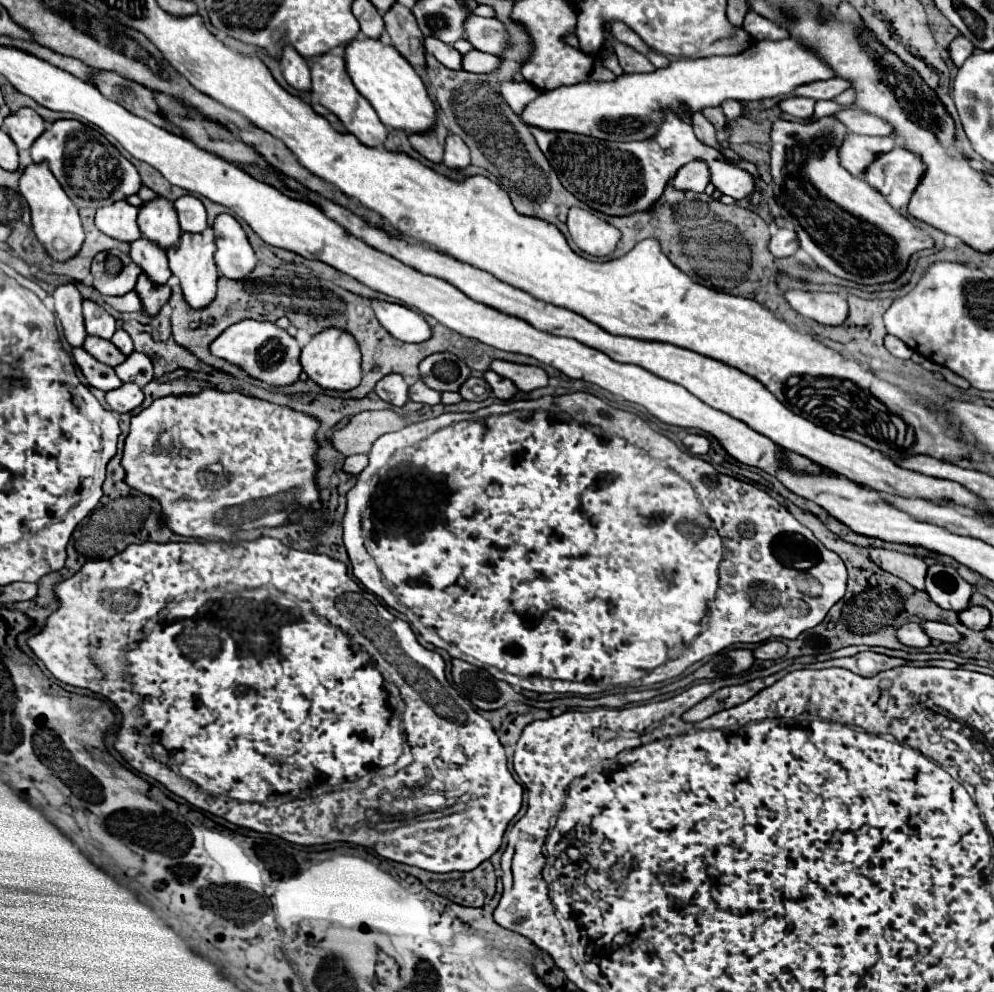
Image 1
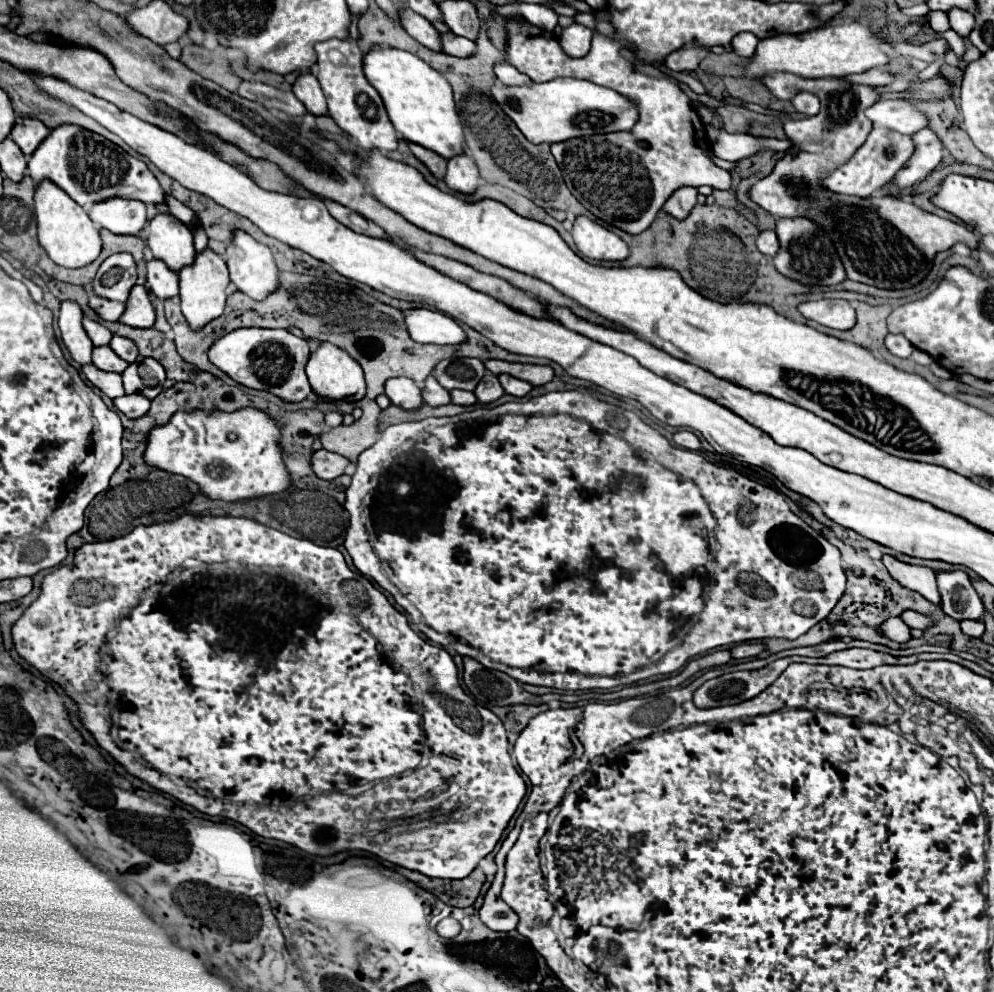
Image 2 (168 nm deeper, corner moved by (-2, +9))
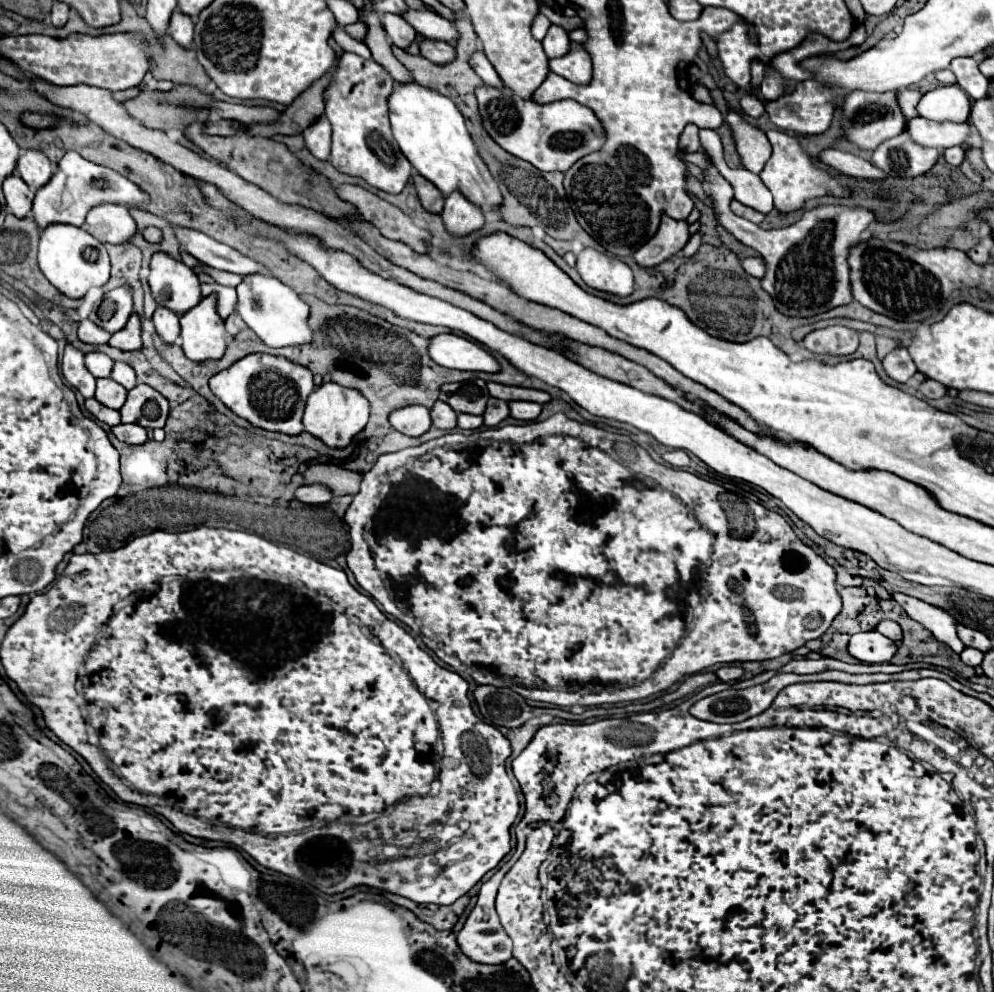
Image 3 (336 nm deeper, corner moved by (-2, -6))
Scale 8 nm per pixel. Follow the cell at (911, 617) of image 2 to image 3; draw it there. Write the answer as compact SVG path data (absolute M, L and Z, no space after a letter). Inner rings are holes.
M880 621L874 629L876 629L878 633L882 633L884 637L892 639L894 643L900 643L900 639L902 639L902 629L900 629L898 623L894 623L894 621Z

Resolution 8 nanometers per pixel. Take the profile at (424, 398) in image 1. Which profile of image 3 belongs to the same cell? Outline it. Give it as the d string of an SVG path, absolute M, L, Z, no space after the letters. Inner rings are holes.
M436 401L436 405L430 409L430 415L432 415L432 425L438 427L438 429L456 429L456 413L446 407L446 403L442 401Z

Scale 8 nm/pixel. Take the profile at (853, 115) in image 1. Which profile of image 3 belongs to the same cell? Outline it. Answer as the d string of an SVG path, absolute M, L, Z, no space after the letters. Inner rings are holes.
M916 117L908 121L906 133L924 147L948 149L954 145L962 145L970 135L970 127L968 123L934 123L924 117Z

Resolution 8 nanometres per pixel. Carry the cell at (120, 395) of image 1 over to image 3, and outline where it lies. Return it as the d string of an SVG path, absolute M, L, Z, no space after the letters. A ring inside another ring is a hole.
M134 425L112 427L112 433L116 435L116 439L130 443L130 445L142 445L142 443L148 441L148 433L142 431L142 427L134 427Z

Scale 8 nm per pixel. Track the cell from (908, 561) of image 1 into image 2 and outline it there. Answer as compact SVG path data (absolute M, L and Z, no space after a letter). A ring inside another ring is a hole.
M884 554L882 562L884 562L886 570L894 576L894 580L898 580L906 588L910 588L910 590L926 596L930 602L940 604L934 570L930 570L928 566L914 566L914 564L900 562L898 558L894 558L890 554Z

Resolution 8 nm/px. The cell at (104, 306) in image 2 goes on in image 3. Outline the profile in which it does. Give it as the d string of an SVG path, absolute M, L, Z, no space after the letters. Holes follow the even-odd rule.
M90 319L80 321L78 325L78 339L82 343L92 343L92 345L102 345L108 343L110 335L106 335L106 331L102 331L98 325L94 325Z

